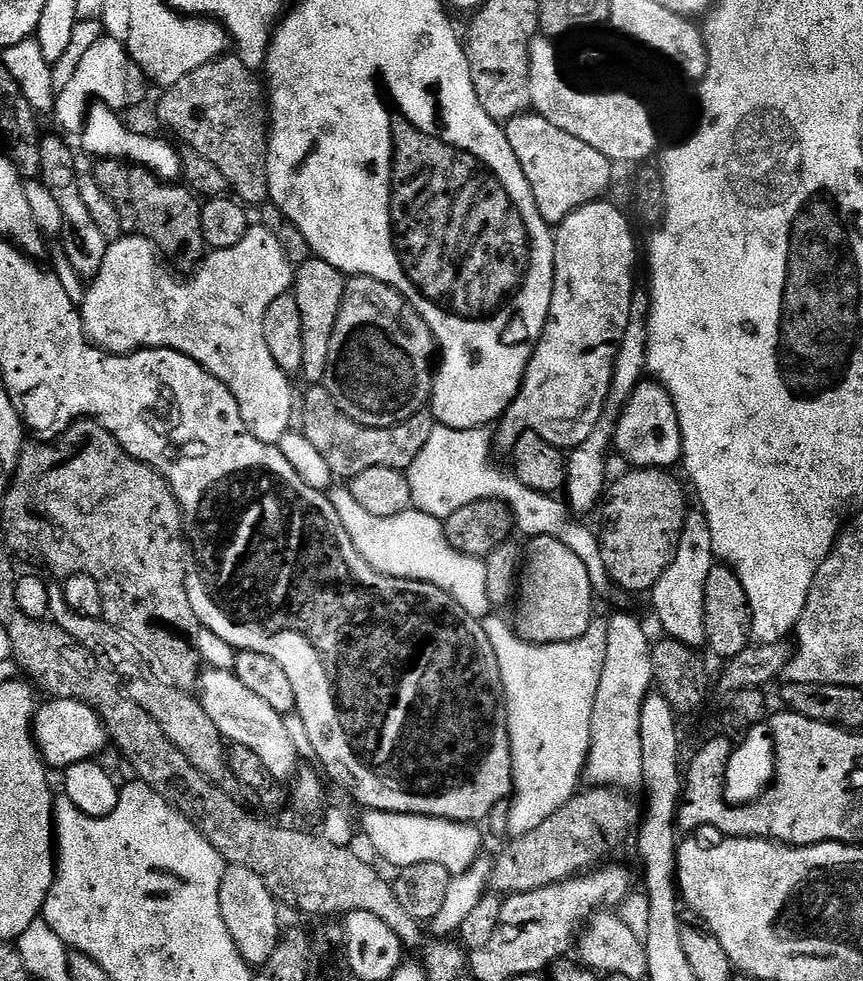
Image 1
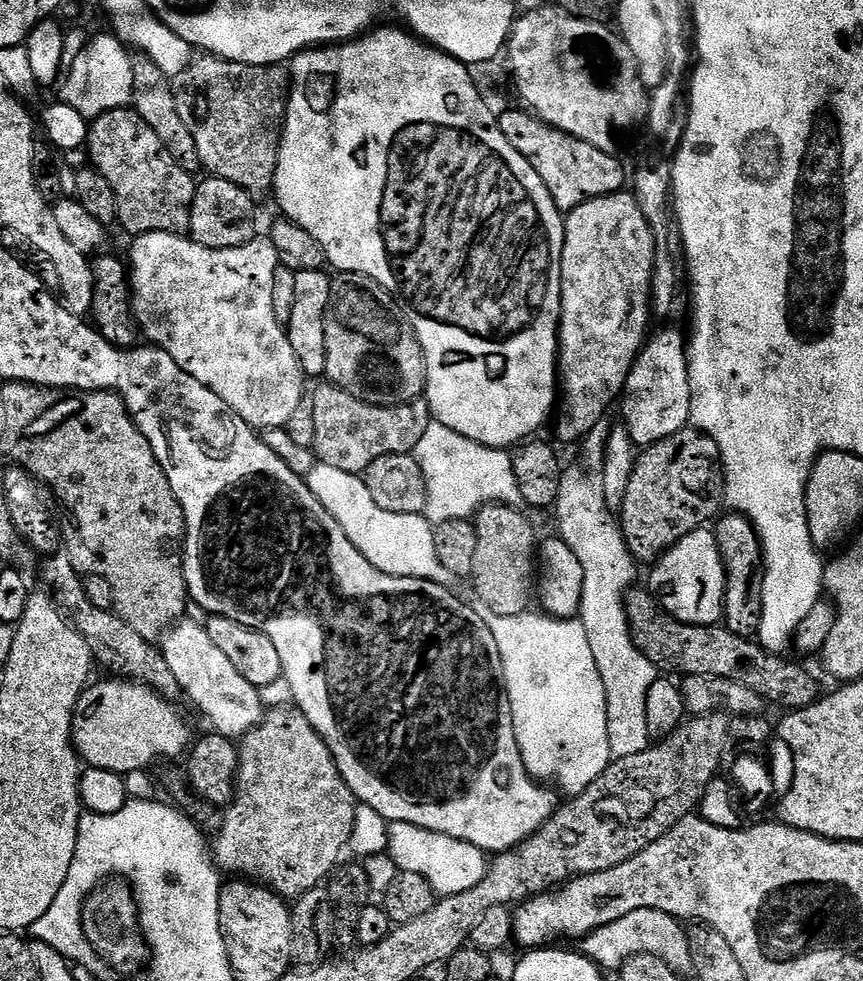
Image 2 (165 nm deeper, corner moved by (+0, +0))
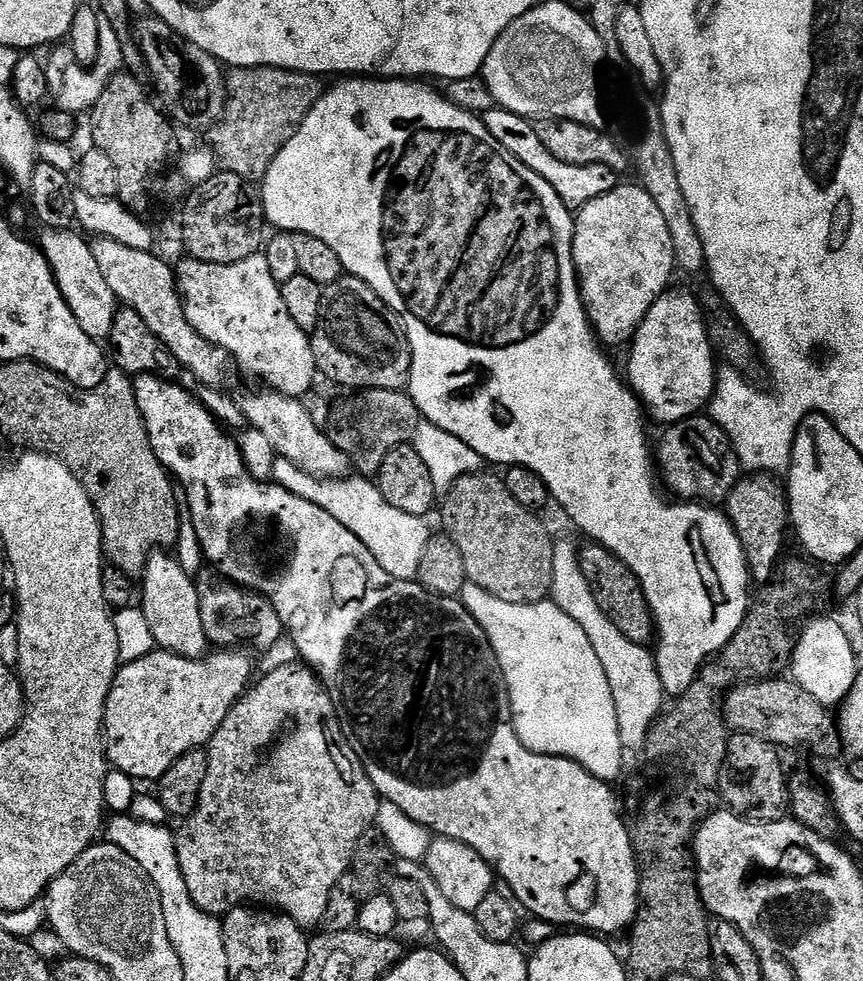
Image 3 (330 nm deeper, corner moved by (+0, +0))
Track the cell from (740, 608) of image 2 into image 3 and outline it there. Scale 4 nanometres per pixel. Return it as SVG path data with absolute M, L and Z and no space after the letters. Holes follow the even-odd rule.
M768 474L745 475L737 480L726 501L726 515L742 542L751 579L755 583L757 580L761 586L767 585L773 579L781 563L780 551L784 548L784 535L789 535L790 532L786 488L781 481L779 484L776 480L779 479Z

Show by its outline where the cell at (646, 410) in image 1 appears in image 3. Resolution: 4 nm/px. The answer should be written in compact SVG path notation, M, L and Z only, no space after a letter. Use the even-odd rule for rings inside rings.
M669 290L660 296L654 302L654 306L650 306L650 310L646 314L646 318L642 318L642 322L638 326L636 335L630 341L630 349L632 353L628 356L628 376L626 372L626 380L630 385L636 397L639 398L641 405L646 409L647 415L652 416L660 423L660 426L671 426L677 424L680 420L687 420L688 417L703 413L709 407L710 401L716 390L716 378L718 375L718 360L714 355L712 344L708 341L708 331L704 325L704 312L700 309L699 299L695 295L691 296L688 292L675 292Z

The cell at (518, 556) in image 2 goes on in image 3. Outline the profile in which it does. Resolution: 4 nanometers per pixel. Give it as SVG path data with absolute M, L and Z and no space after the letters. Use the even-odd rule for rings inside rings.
M481 470L458 478L443 497L439 512L444 519L443 531L458 546L462 562L466 562L468 583L482 586L494 598L511 604L538 604L549 599L554 536L544 529L537 513L514 502L499 475L491 476L487 470Z

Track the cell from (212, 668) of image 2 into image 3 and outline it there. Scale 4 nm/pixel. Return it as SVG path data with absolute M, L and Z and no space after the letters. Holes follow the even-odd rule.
M157 550L153 552L144 568L142 583L142 609L153 630L157 645L165 652L177 652L180 656L203 657L209 651L210 645L206 630L202 630L196 580L182 570L175 555Z

